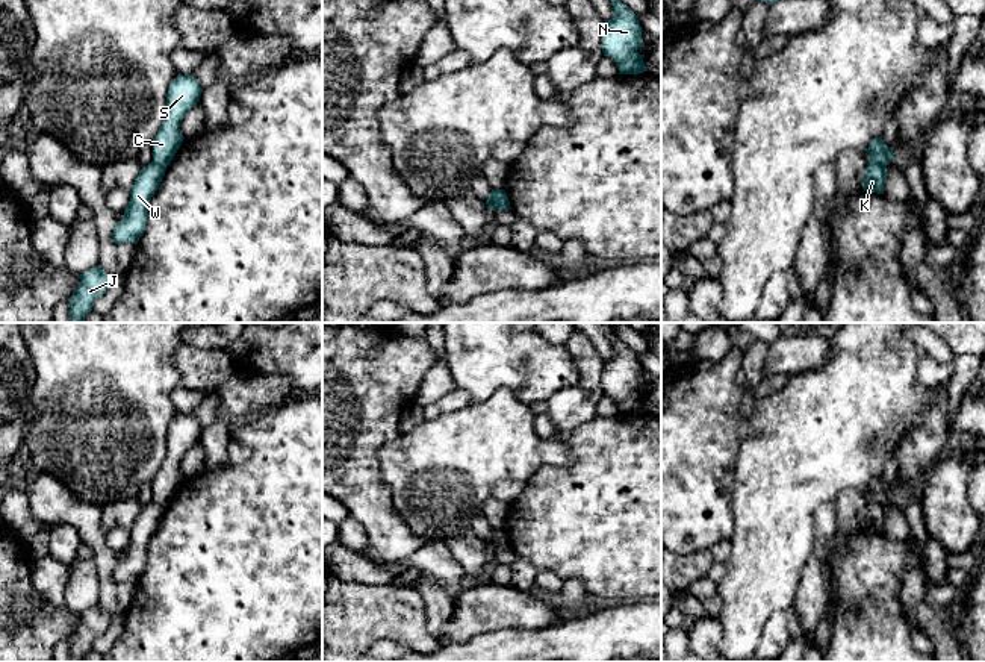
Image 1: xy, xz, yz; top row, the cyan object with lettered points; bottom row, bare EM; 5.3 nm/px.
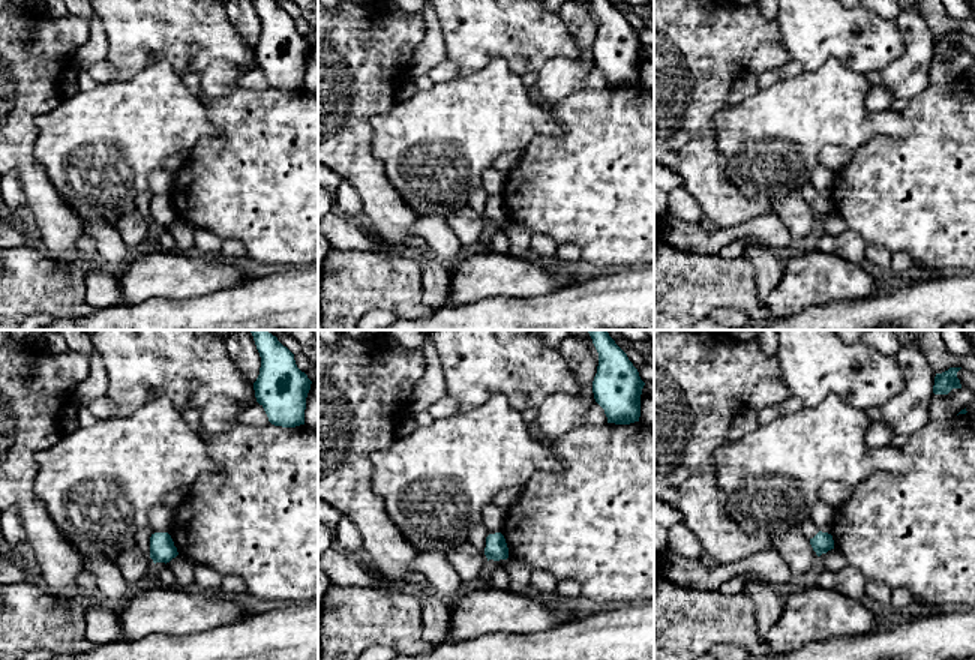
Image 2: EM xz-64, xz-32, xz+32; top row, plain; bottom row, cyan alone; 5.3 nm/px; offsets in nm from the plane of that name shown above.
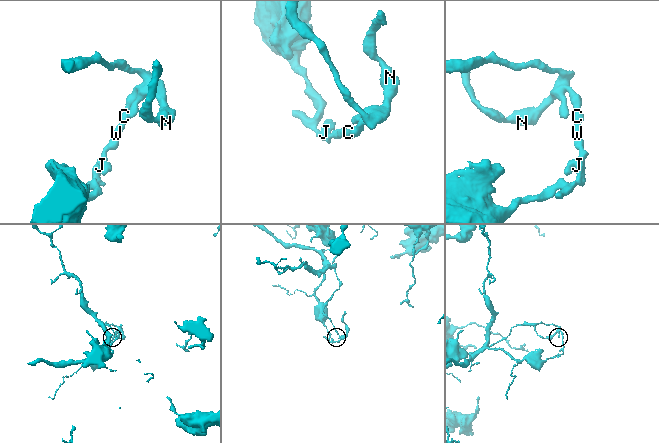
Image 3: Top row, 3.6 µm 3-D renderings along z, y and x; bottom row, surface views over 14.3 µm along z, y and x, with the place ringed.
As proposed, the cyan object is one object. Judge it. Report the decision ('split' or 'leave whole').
split

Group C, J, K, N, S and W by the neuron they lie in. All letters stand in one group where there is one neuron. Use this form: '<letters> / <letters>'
C N S / J K W

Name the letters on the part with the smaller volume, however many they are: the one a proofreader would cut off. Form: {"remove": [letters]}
{"remove": ["J", "K", "W"]}

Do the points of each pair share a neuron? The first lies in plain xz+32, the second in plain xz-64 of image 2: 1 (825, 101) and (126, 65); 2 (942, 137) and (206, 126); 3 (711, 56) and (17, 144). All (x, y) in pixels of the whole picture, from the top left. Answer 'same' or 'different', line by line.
1: different
2: different
3: same

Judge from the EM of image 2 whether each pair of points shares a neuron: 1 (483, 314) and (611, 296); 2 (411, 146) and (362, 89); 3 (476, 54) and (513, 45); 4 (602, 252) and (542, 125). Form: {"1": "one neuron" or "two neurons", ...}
{"1": "one neuron", "2": "two neurons", "3": "one neuron", "4": "two neurons"}

